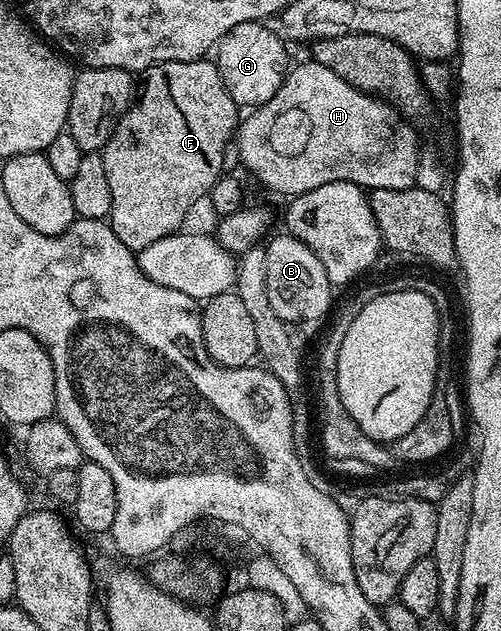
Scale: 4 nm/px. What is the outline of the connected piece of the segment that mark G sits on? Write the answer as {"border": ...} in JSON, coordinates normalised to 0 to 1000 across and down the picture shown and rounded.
{"border":[[[523,33],[479,36],[449,55],[429,79],[429,100],[447,139],[475,170],[507,171],[537,160],[569,125],[577,109],[567,62]]]}

